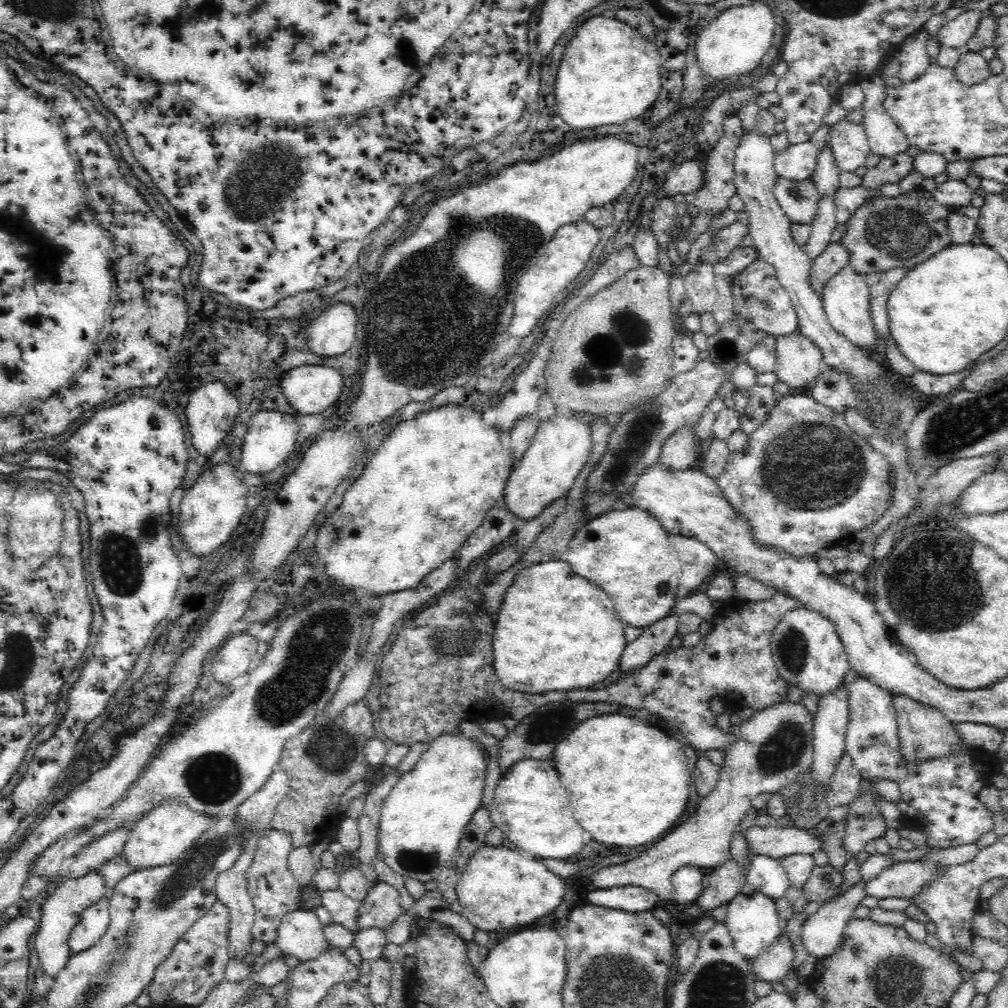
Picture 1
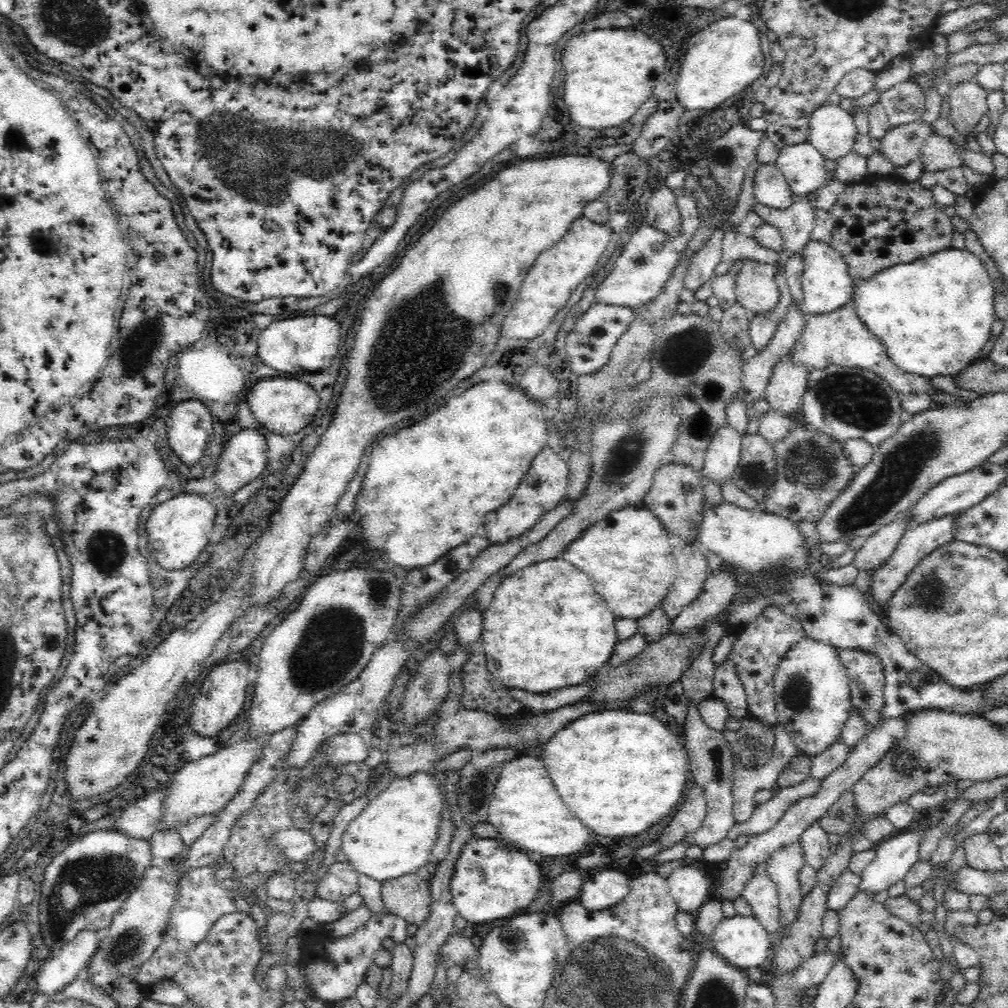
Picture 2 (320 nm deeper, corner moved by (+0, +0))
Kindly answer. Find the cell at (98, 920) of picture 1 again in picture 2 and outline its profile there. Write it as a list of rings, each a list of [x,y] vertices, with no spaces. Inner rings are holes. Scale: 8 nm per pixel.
[[[80,930],[73,940],[62,945],[50,960],[46,960],[42,964],[42,968],[36,976],[36,992],[44,994],[44,996],[52,996],[74,982],[82,969],[85,968],[88,959],[96,952],[101,936],[102,933],[96,930]]]

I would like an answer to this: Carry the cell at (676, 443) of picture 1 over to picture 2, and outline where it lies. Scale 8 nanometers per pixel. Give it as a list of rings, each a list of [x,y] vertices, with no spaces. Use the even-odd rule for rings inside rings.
[[[666,464],[654,472],[654,480],[650,486],[650,492],[643,498],[642,505],[646,506],[654,517],[662,523],[663,527],[676,535],[682,535],[686,541],[698,545],[694,528],[702,520],[701,504],[704,502],[703,485],[700,472],[688,464]]]

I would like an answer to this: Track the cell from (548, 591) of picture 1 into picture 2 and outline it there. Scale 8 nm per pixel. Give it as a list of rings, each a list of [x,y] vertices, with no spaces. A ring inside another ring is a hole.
[[[560,558],[543,560],[506,576],[496,588],[492,602],[482,614],[480,651],[486,657],[489,671],[510,689],[540,694],[578,686],[588,682],[611,658],[619,642],[614,622],[612,610],[594,590],[588,576]]]

